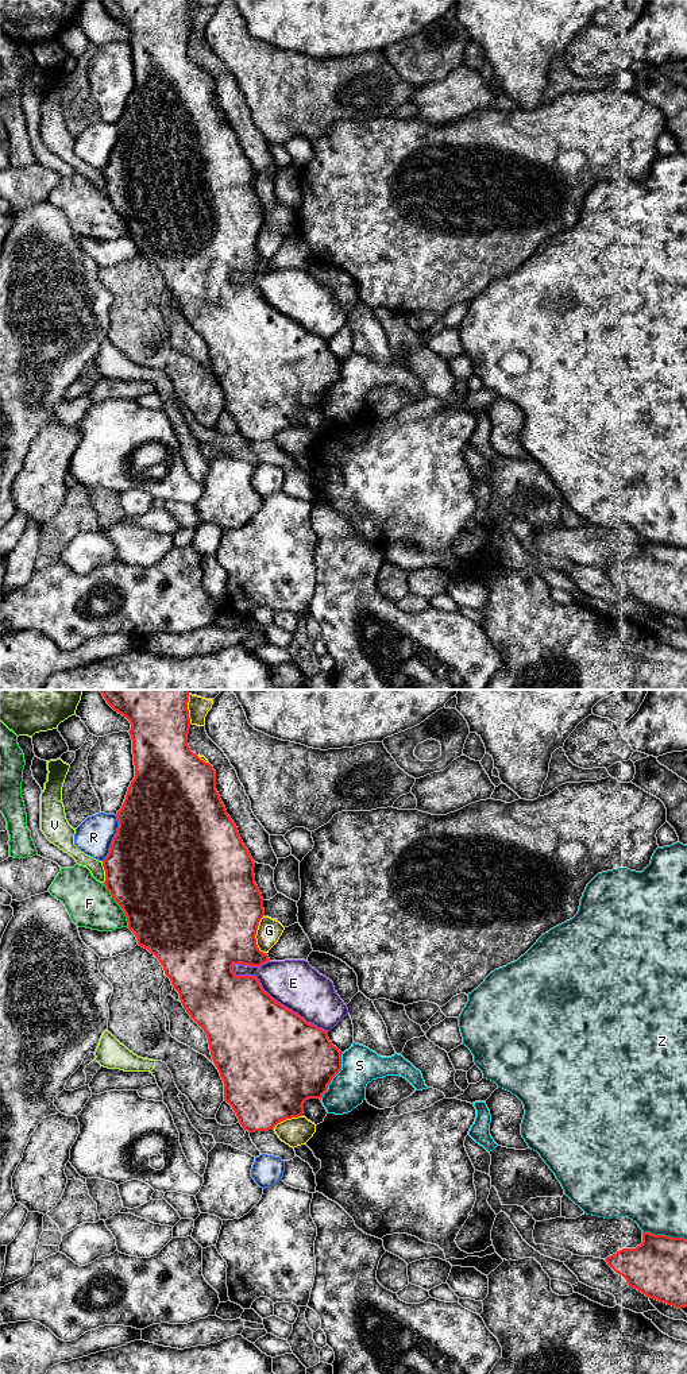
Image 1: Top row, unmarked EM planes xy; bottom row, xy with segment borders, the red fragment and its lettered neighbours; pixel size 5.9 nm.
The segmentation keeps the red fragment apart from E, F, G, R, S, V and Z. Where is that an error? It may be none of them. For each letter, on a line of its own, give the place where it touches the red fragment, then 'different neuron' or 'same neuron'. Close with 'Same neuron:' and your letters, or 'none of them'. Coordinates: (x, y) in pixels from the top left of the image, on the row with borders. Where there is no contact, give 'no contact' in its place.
E: xy (274, 1000) | different neuron
F: xy (118, 903) | different neuron
G: xy (254, 937) | different neuron
R: xy (114, 838) | different neuron
S: xy (335, 1075) | different neuron
V: xy (105, 872) | different neuron
Z: xy (664, 1235) | different neuron
Same neuron: none of them

